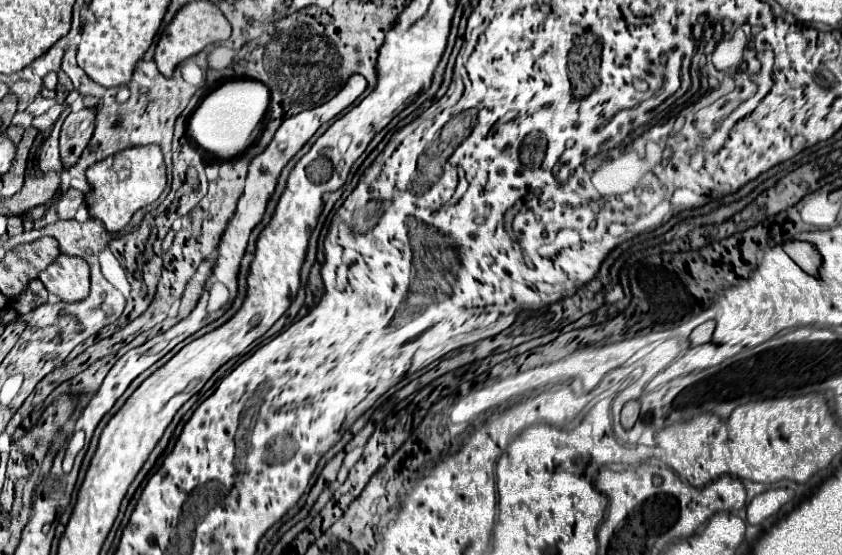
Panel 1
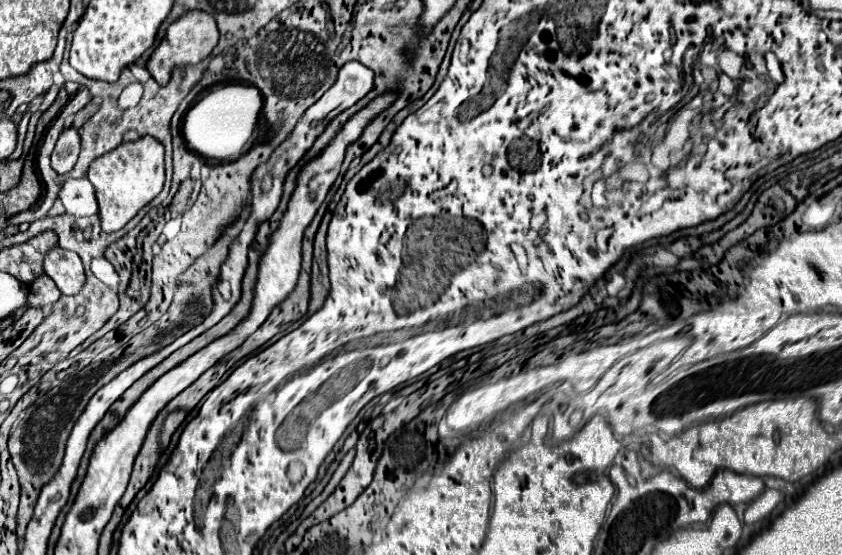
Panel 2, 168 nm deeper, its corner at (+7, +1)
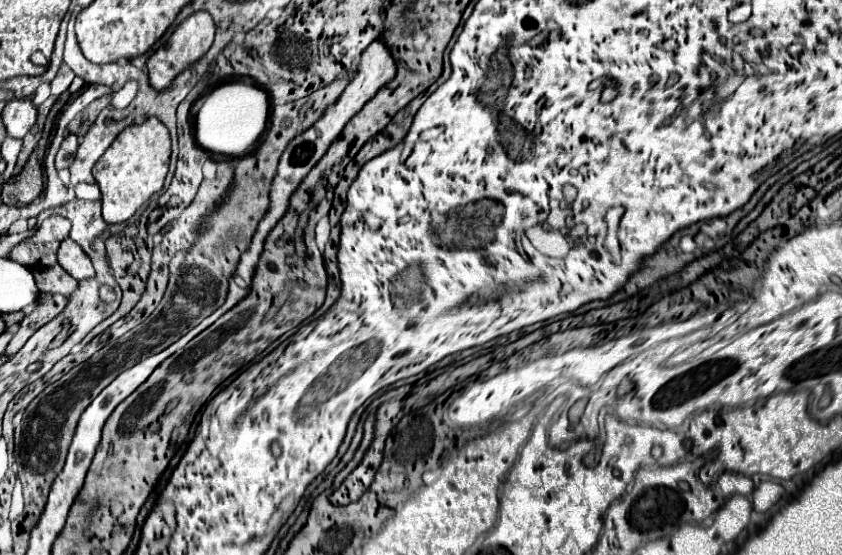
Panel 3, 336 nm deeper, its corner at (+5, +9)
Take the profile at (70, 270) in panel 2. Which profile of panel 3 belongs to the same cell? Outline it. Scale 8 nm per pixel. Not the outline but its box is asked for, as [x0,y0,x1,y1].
[58,237,94,281]

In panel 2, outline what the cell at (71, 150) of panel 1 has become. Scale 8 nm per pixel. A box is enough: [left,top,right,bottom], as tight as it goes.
[52,127,80,175]

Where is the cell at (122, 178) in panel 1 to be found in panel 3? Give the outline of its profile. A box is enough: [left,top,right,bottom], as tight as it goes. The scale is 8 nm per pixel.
[94,117,170,223]

